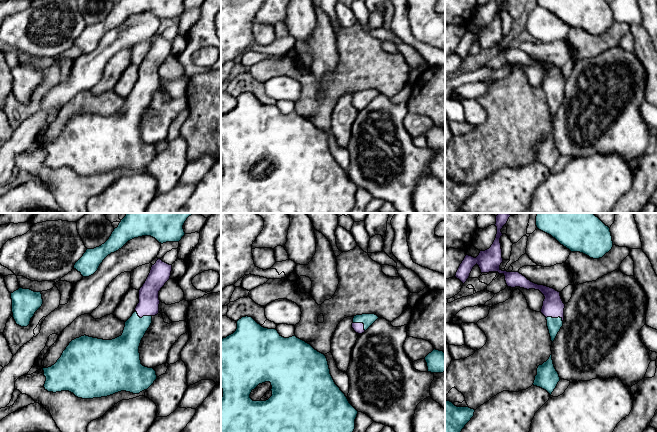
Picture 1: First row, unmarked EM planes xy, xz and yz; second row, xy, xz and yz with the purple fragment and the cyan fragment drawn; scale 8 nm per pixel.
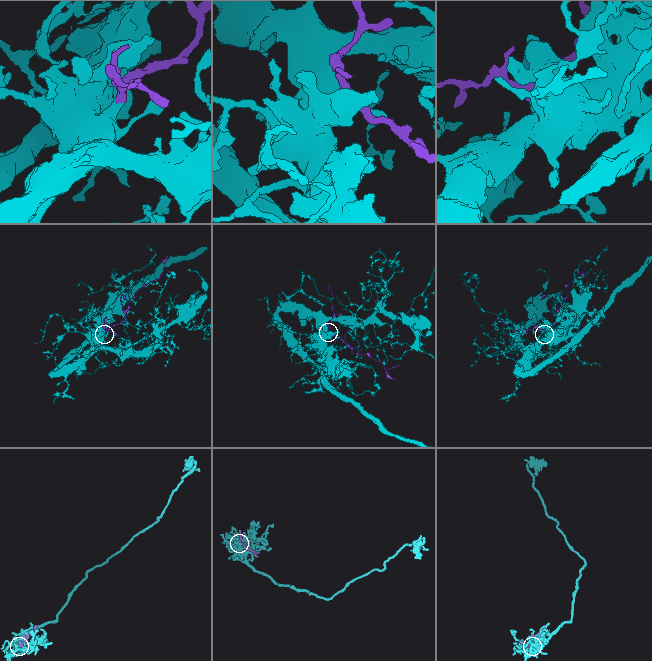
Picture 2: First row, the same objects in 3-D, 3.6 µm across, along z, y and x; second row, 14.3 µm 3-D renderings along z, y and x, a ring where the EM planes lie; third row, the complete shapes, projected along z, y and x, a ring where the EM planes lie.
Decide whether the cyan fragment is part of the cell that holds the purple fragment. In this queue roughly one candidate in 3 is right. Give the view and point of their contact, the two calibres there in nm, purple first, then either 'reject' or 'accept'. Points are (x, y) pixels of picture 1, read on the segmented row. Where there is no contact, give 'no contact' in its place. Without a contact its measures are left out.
meets purple in xy at (142, 316); 170 nm thick on the purple side, 180 nm on the other; accept

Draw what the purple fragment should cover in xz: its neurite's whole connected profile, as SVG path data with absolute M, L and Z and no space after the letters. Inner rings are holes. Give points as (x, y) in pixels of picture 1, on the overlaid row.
M375 314L356 315L353 318L352 328L358 334L364 333L379 317Z

